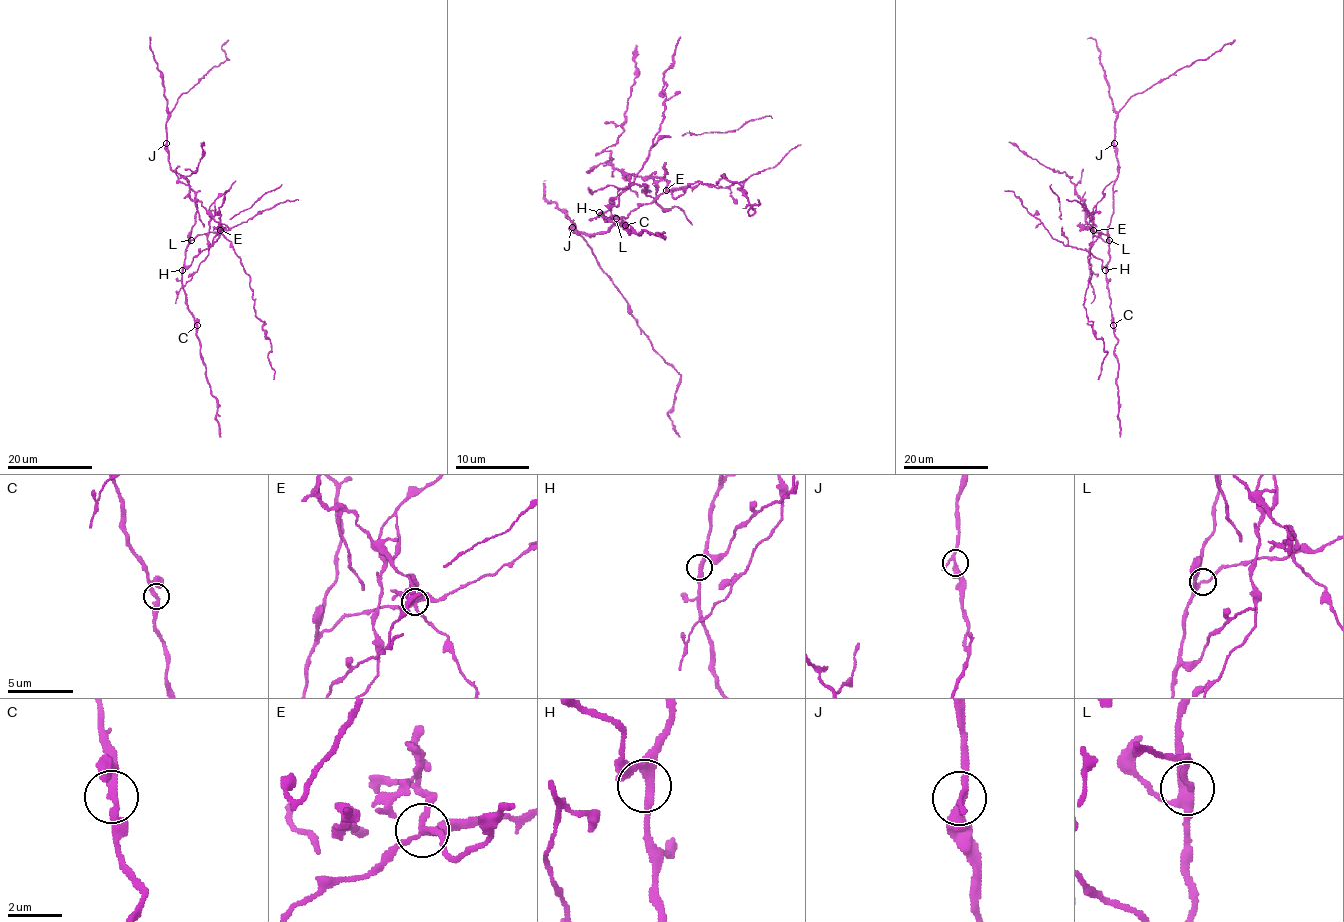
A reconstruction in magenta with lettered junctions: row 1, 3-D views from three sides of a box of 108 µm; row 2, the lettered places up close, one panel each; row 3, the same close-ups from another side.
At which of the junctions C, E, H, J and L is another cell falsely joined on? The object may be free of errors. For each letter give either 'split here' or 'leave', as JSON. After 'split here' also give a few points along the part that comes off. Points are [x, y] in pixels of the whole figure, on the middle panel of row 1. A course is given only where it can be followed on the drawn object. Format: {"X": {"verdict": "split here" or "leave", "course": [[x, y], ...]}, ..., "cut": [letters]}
{"C": {"verdict": "leave"}, "E": {"verdict": "split here", "course": [[666, 190], [678, 197], [689, 184], [715, 184], [724, 173], [741, 188], [754, 210], [750, 216], [758, 199]]}, "H": {"verdict": "leave"}, "J": {"verdict": "leave"}, "L": {"verdict": "leave"}, "cut": ["E"]}

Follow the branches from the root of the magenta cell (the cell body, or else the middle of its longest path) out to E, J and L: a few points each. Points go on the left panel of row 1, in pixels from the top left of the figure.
E: (194, 199), (197, 213), (190, 238), (193, 240), (198, 235), (220, 230)
J: (194, 199), (188, 181), (171, 168), (166, 143)
L: (194, 199), (197, 213), (191, 240)

